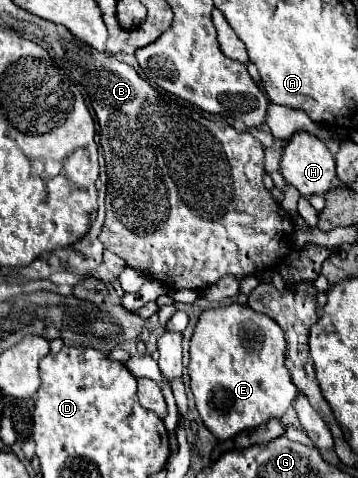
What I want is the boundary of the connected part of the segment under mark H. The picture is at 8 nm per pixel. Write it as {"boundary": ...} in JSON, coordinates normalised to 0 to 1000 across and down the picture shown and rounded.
{"boundary":[[[827,276],[804,293],[804,301],[788,314],[788,339],[782,339],[782,360],[799,381],[810,381],[844,410],[872,410],[872,406],[911,406],[933,389],[939,372],[939,339],[927,314],[877,280],[866,276]]]}

